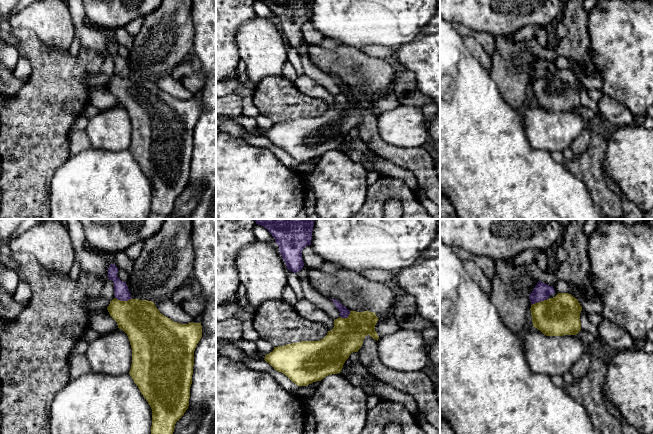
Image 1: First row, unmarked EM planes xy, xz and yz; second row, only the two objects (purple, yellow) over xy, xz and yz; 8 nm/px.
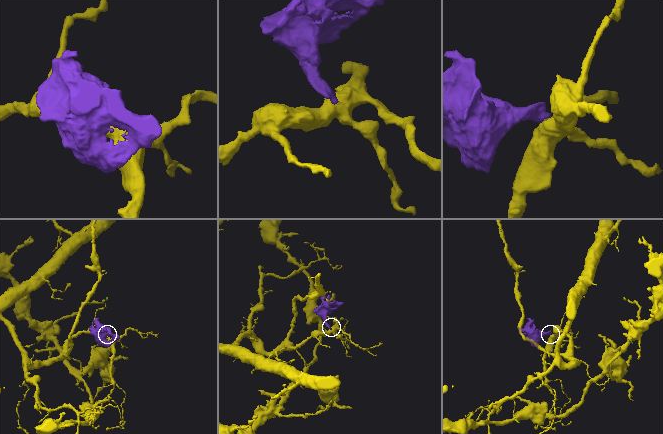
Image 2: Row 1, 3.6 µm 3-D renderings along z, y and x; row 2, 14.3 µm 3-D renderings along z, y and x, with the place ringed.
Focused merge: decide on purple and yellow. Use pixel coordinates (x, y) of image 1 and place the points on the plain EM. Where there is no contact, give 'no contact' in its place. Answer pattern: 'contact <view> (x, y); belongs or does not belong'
contact yz (539, 77); does not belong

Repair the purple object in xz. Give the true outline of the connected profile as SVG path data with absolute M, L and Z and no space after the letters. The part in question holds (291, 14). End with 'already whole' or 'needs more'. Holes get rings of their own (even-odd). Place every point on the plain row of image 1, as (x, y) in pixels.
M258 0L266 4L279 22L279 28L287 45L297 49L304 38L302 26L311 21L314 0Z; already whole

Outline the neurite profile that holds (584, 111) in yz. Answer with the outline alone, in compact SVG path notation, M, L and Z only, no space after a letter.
M582 105L579 107L578 112L587 120L591 120L596 117L595 113L592 110Z

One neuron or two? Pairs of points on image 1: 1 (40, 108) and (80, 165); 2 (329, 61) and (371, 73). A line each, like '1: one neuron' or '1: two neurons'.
1: two neurons
2: one neuron

